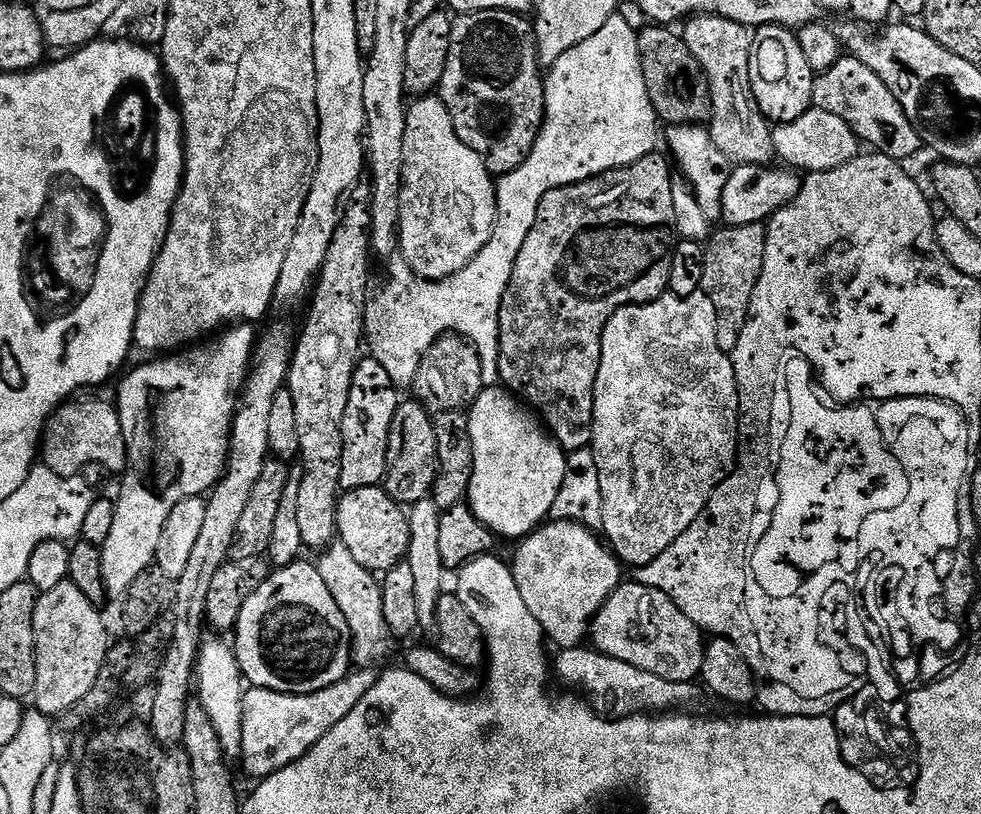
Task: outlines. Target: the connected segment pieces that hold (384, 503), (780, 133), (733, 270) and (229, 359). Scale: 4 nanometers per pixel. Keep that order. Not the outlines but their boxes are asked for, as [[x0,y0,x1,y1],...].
[[336,486,410,574],[773,107,862,173],[700,224,768,354],[100,322,258,598]]

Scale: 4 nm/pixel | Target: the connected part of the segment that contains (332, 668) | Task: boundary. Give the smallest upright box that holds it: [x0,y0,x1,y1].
[234,562,353,696]

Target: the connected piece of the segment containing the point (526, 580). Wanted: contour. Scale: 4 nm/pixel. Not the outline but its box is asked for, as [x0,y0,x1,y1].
[510,519,622,649]

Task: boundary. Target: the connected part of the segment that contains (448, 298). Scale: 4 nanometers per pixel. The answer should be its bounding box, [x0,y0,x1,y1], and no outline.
[364,14,658,389]

